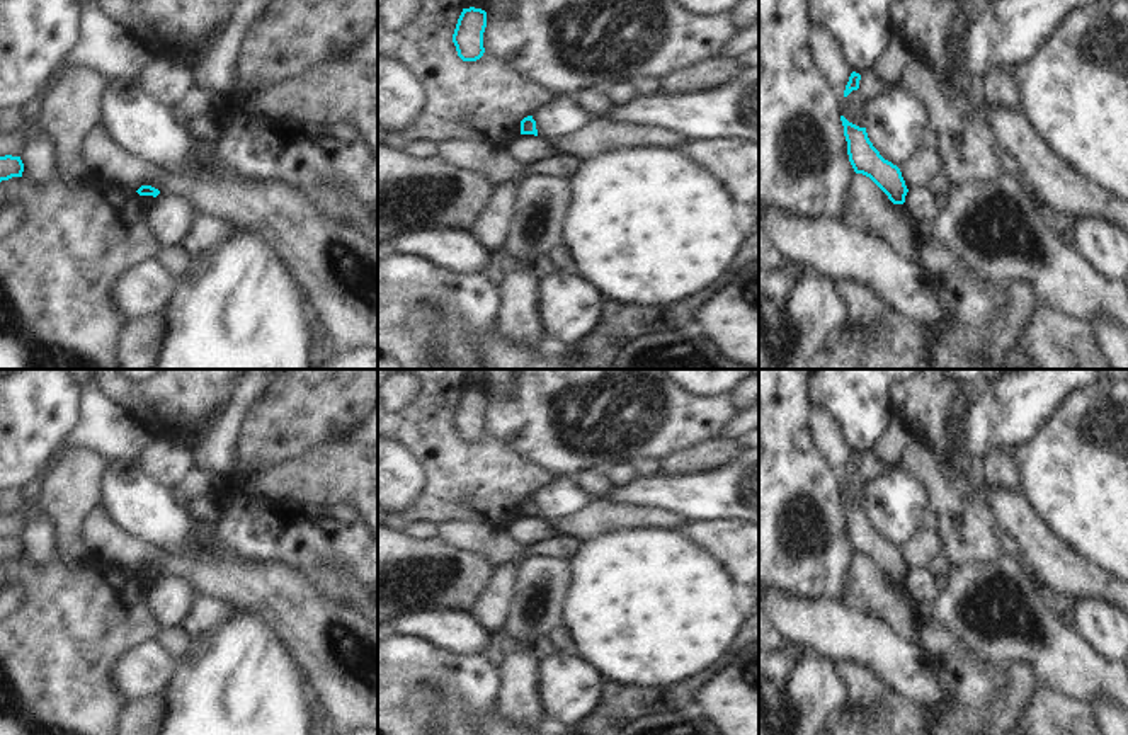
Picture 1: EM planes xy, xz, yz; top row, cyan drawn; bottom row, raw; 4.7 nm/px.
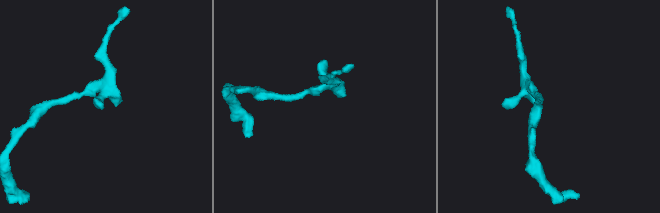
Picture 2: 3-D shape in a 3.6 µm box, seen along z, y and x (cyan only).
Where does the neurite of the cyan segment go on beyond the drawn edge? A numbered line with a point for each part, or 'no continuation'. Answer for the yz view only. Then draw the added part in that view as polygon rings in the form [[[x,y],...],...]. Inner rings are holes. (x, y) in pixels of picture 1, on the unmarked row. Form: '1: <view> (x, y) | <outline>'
no continuation

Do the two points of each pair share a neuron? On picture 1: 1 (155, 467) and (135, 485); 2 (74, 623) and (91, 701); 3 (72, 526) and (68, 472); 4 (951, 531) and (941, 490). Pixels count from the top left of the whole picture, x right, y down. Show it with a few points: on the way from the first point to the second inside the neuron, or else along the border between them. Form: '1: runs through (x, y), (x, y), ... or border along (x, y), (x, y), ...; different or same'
1: border along (135, 461), (172, 492); different
2: runs through (74, 642), (74, 683); same
3: runs through (68, 512), (68, 485); same
4: runs through (951, 521), (946, 501); same

